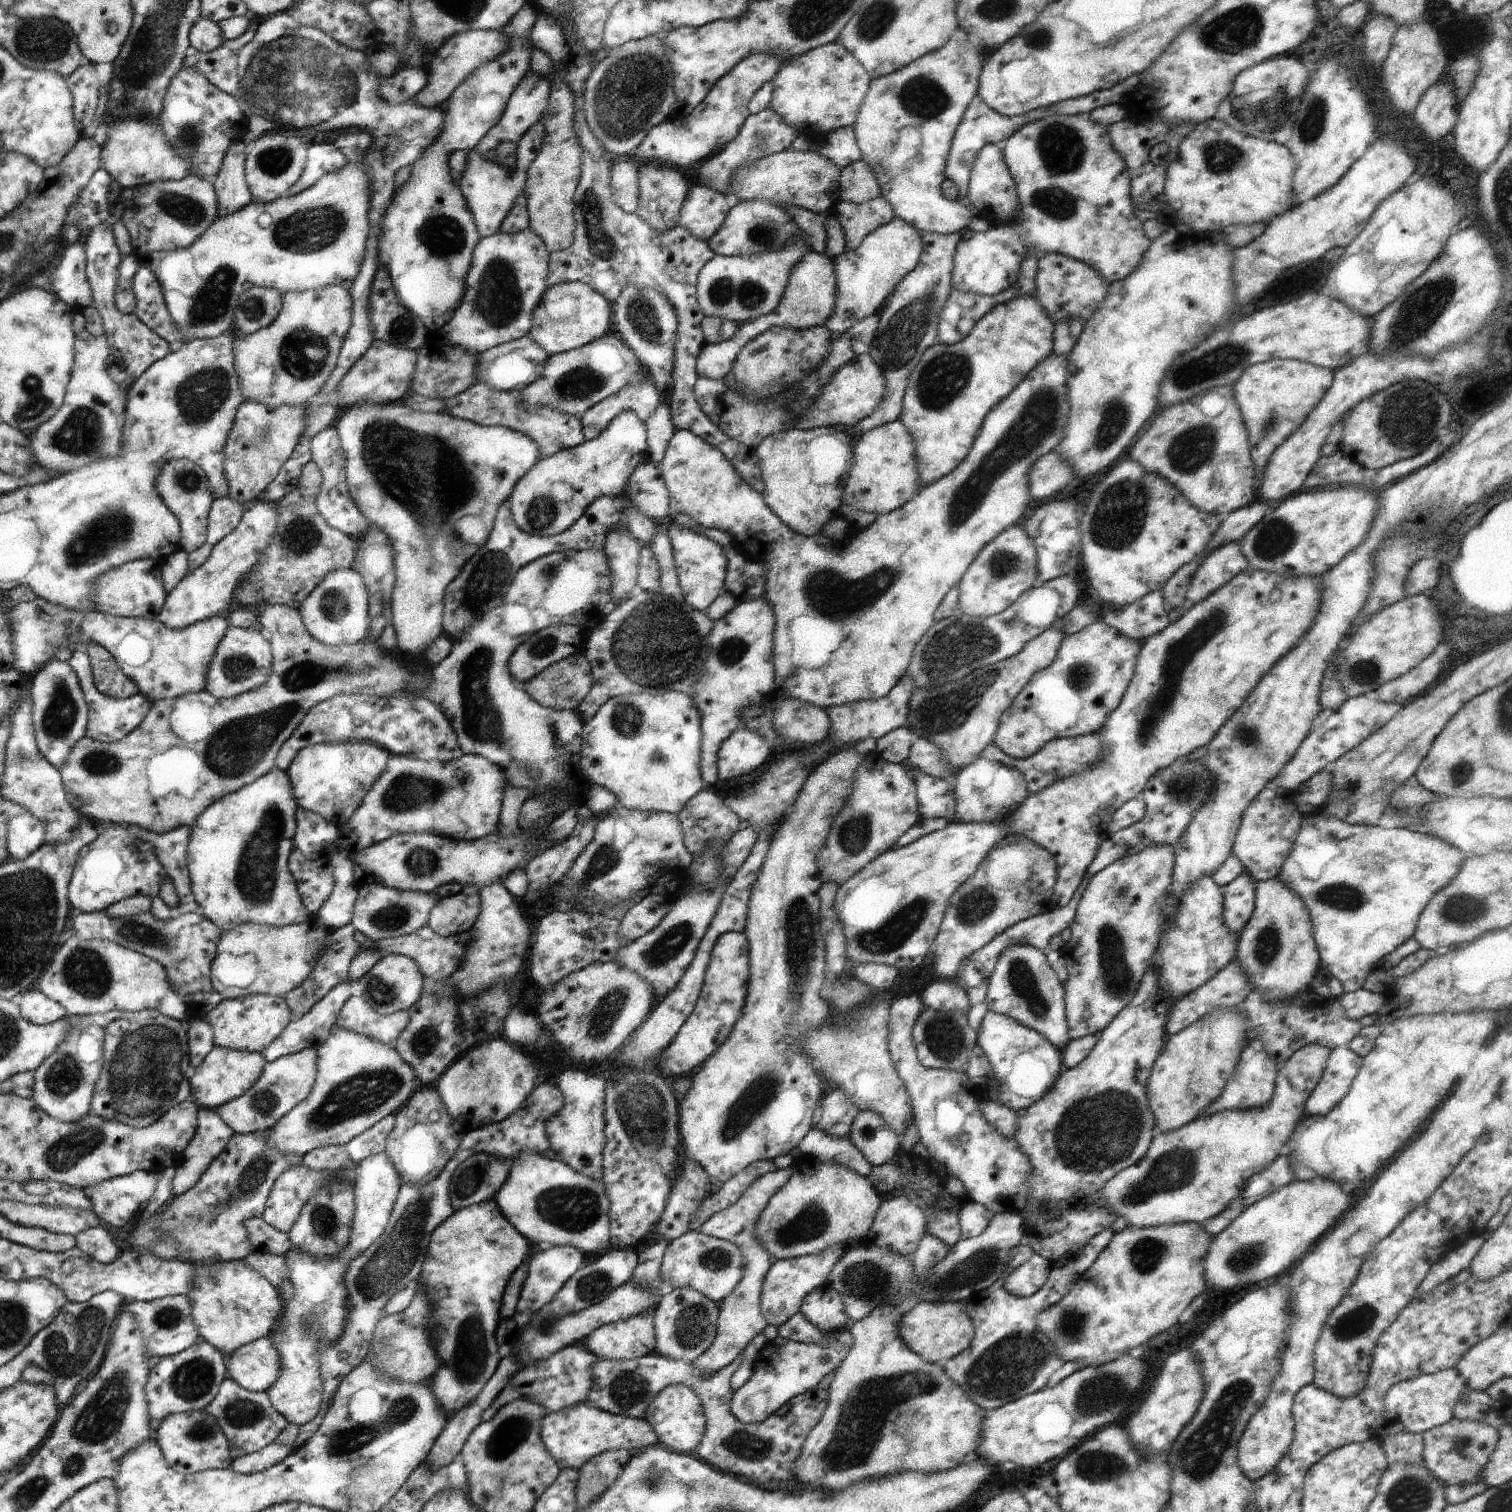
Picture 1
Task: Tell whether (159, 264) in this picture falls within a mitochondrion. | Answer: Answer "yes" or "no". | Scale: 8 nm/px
no

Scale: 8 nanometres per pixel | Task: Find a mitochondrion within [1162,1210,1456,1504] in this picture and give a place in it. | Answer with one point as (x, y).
(1200, 1457)

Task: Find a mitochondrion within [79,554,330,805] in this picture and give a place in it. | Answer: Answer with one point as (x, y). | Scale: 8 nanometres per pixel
(241, 743)

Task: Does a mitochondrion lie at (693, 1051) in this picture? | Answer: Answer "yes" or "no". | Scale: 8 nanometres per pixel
no

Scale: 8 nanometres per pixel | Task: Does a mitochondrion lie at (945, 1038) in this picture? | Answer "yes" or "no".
yes

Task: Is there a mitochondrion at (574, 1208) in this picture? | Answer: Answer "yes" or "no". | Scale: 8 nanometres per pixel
yes

